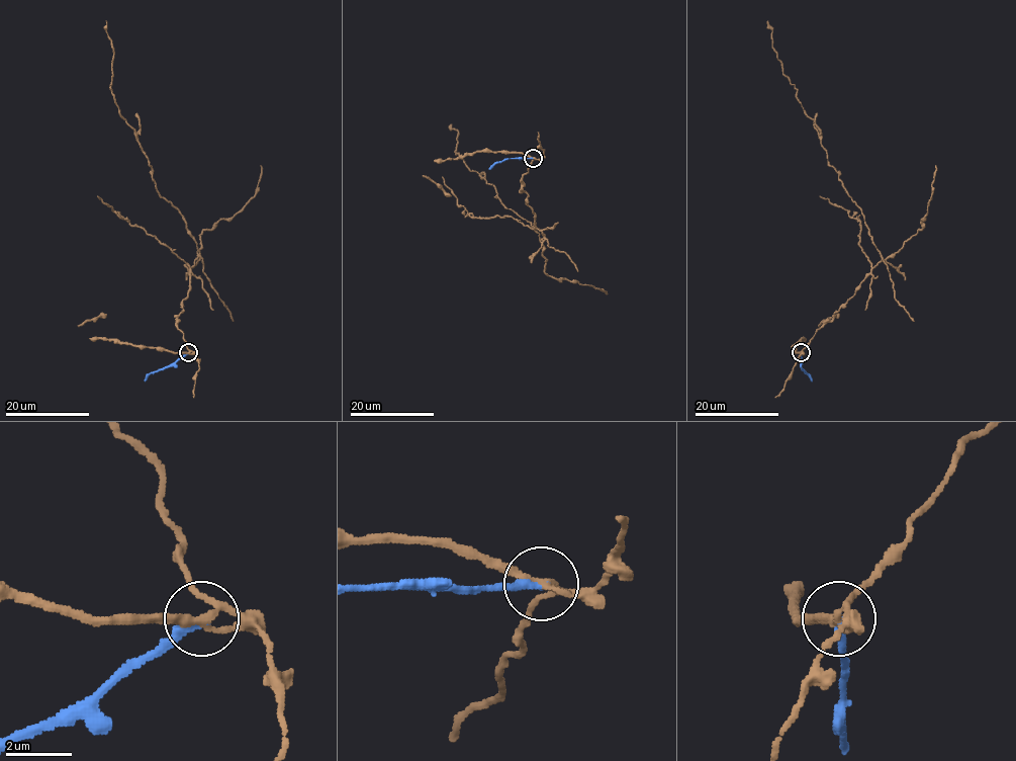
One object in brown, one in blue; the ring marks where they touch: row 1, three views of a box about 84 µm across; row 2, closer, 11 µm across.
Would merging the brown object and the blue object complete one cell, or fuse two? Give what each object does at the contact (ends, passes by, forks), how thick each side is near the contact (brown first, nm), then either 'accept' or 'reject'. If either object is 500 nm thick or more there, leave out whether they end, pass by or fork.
brown forks | blue ends | 200/200 nm | reject

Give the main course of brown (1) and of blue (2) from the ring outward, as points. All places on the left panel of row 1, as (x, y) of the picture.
1: (188, 352), (177, 317), (199, 251), (183, 217), (156, 188), (148, 157), (115, 101), (114, 51), (105, 21)
2: (188, 352), (151, 372), (145, 381)

